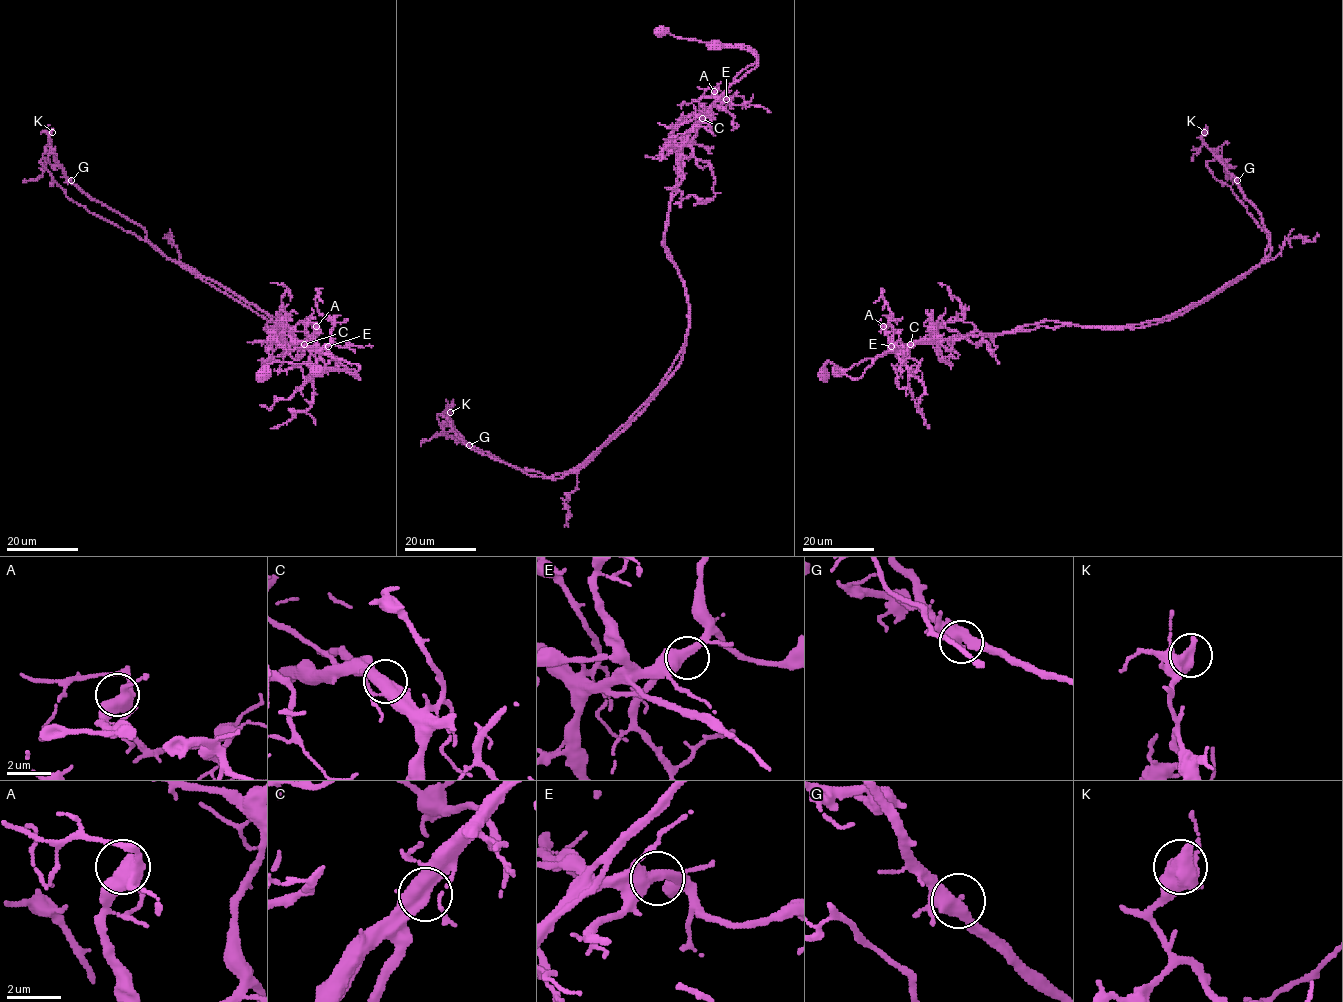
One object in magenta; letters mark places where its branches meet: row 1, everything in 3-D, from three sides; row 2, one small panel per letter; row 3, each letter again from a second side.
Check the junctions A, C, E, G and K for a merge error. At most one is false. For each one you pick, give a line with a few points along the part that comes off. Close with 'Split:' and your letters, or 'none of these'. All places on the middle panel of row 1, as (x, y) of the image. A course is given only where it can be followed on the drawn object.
C: course (702, 118), (663, 240), (690, 328), (651, 396), (551, 476), (471, 450), (439, 414), (420, 446)
Split: C

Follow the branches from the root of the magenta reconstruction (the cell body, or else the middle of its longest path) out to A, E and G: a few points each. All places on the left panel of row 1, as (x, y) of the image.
A: (316, 372), (319, 376), (326, 368), (359, 369), (357, 364), (324, 354), (313, 333), (316, 326)
E: (316, 372), (319, 376), (326, 368), (359, 369), (357, 364), (349, 364), (320, 351), (328, 346)
G: (316, 372), (359, 366), (271, 333), (266, 326), (291, 326), (257, 315), (167, 258), (139, 225), (71, 180)

